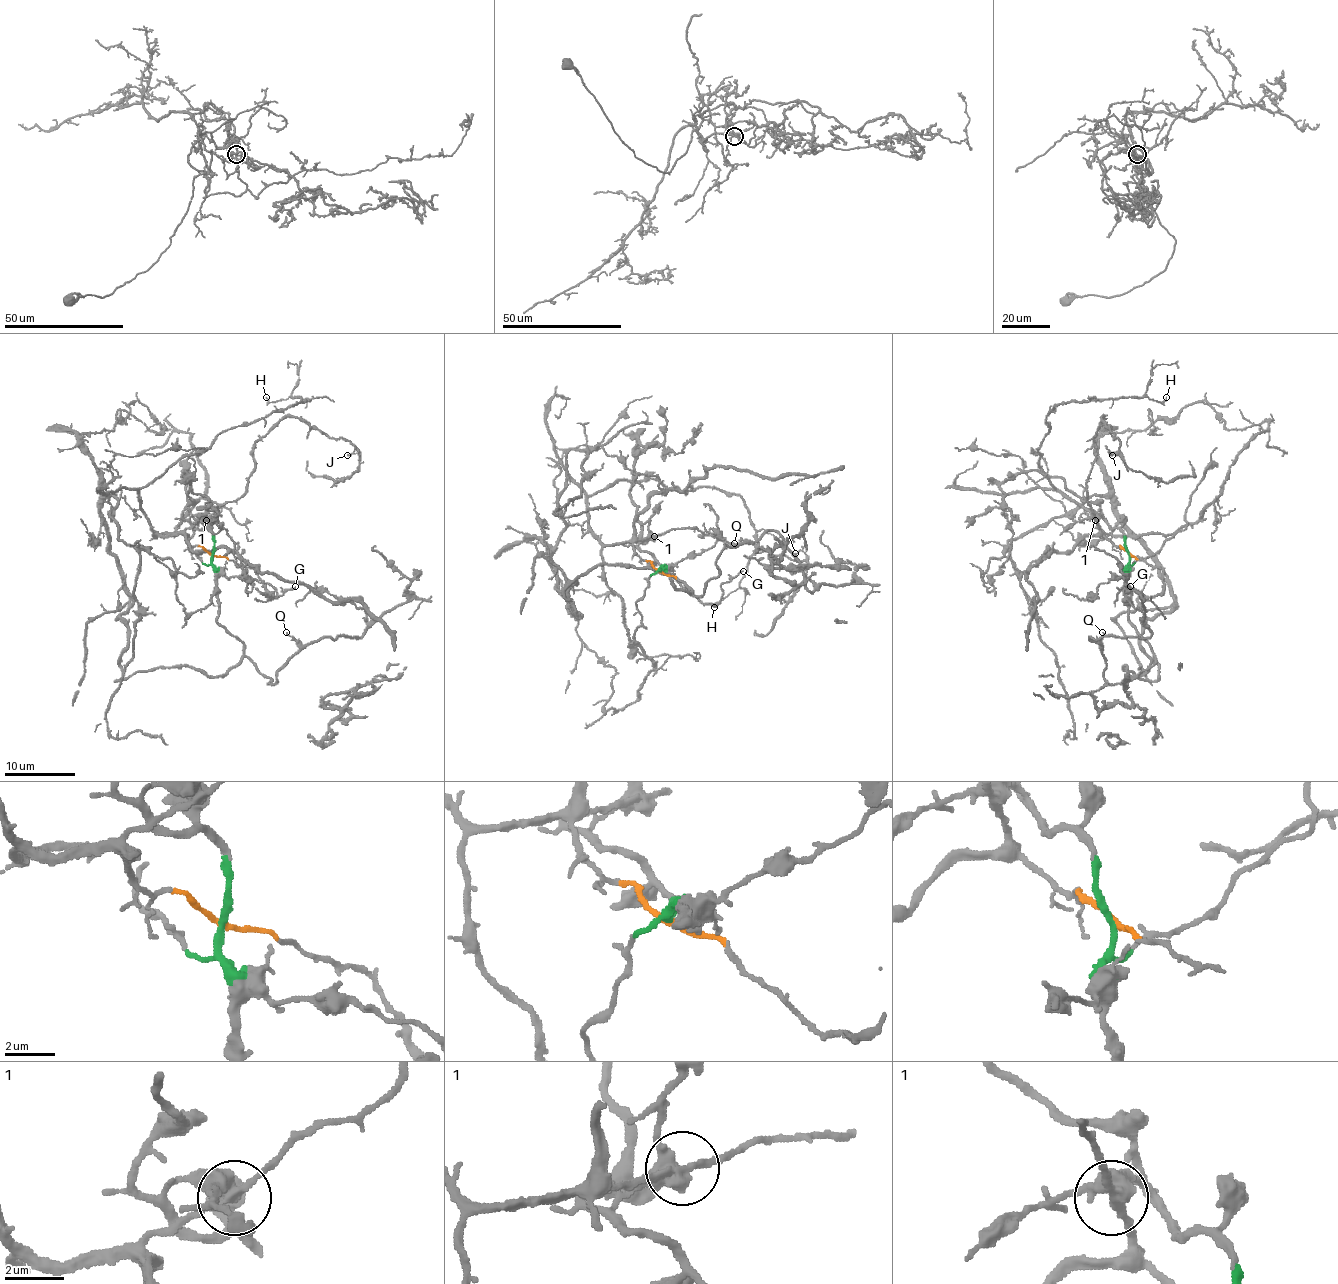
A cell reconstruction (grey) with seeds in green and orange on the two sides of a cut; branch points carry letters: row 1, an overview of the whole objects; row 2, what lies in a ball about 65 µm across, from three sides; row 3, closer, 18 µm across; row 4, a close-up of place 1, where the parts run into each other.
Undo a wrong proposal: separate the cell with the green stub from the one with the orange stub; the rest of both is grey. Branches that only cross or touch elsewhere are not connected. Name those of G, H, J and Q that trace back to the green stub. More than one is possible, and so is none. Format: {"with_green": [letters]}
{"with_green": ["Q"]}

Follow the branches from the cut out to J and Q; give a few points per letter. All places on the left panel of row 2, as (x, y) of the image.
J: (211, 554), (187, 541), (187, 529), (245, 492), (254, 446), (284, 418), (342, 437), (358, 451), (348, 455)
Q: (211, 554), (217, 621), (243, 644), (268, 683), (298, 649), (286, 632)

